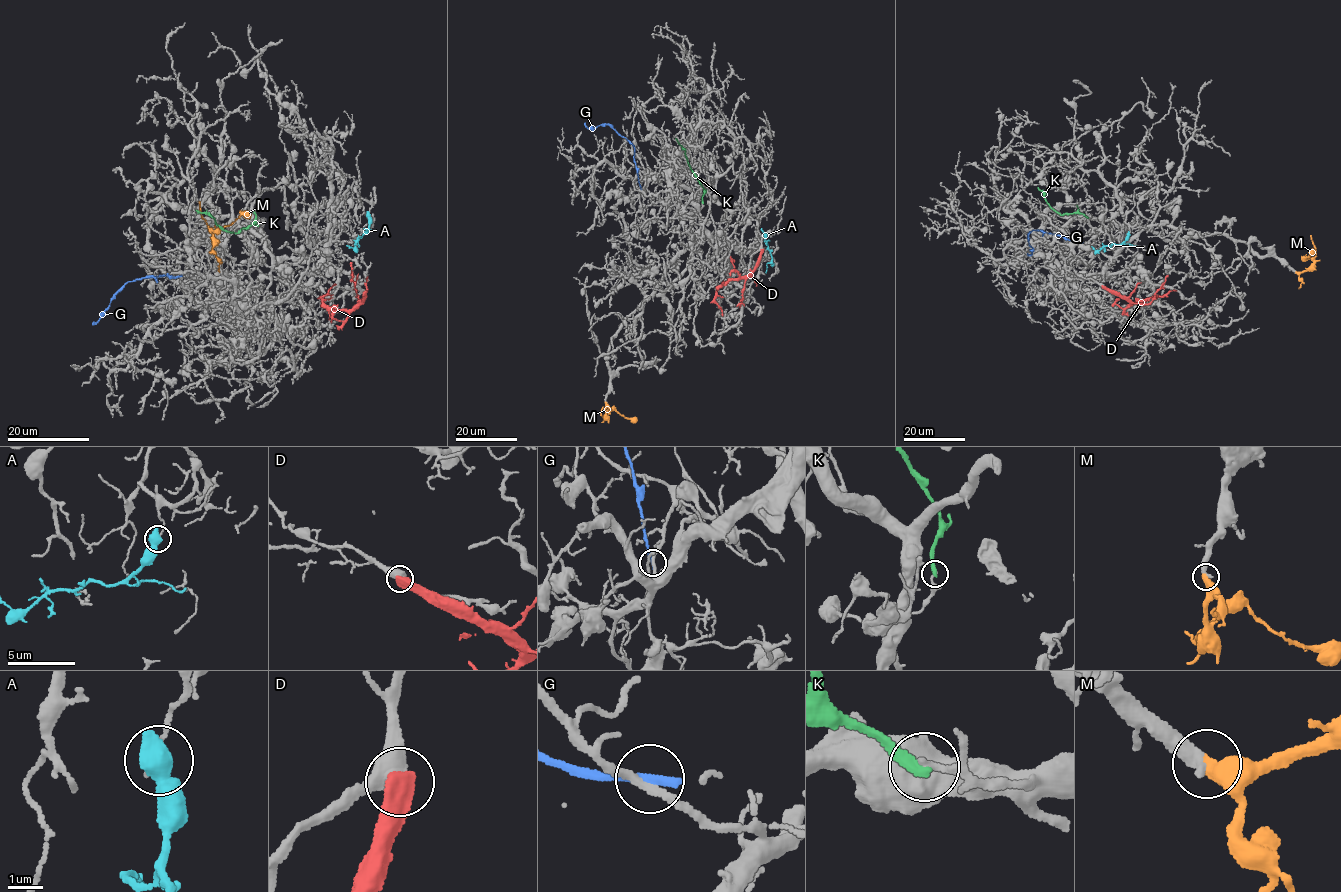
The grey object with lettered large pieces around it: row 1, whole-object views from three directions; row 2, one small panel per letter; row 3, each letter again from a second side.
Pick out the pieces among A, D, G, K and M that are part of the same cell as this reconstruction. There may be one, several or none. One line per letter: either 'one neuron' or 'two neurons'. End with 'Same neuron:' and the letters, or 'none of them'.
A: two neurons
D: two neurons
G: two neurons
K: two neurons
M: one neuron
Same neuron: M

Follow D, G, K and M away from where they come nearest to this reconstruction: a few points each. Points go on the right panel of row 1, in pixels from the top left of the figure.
D: (1102, 286), (1133, 303), (1176, 291)
G: (1080, 242), (1033, 230), (1027, 235), (1032, 251), (1030, 255), (1027, 253)
K: (1088, 217), (1073, 213), (1059, 215), (1037, 187)
M: (1296, 272), (1303, 272), (1313, 262), (1304, 258), (1312, 254)

